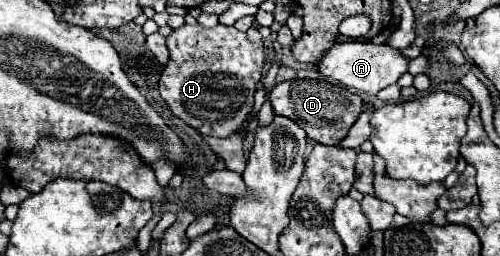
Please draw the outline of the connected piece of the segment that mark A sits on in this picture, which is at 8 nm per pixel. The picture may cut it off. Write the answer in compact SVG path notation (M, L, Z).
M351 40L351 42L345 42L345 44L333 46L323 56L323 60L317 64L317 68L323 76L341 82L349 90L365 92L365 94L373 96L381 88L385 88L389 84L395 84L409 70L409 62L411 62L411 58L403 56L403 52L399 48L393 48L389 44L373 44L369 40L365 40L365 42Z

